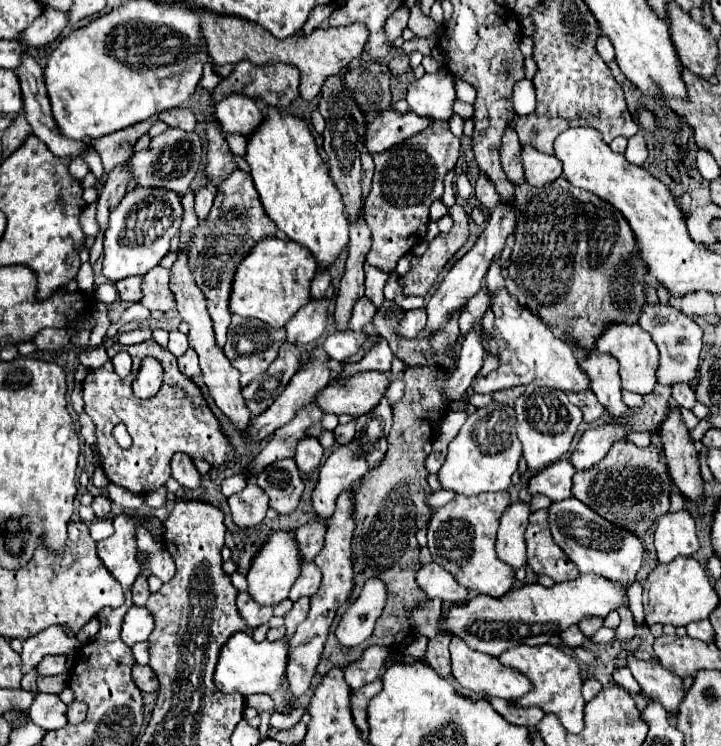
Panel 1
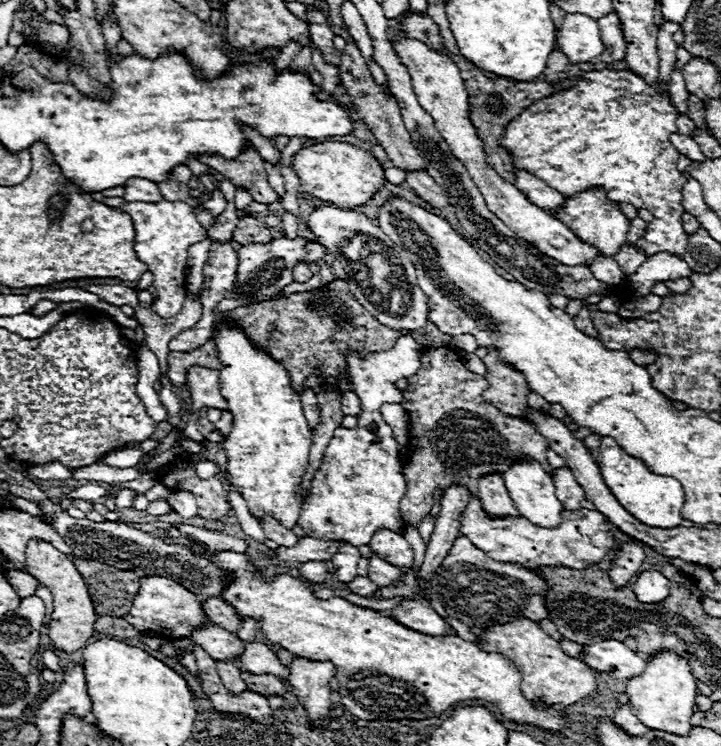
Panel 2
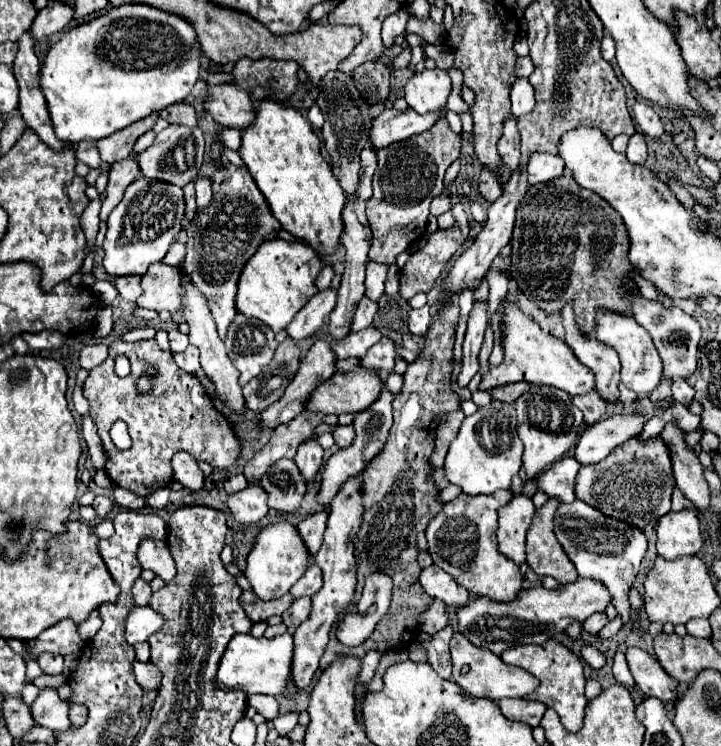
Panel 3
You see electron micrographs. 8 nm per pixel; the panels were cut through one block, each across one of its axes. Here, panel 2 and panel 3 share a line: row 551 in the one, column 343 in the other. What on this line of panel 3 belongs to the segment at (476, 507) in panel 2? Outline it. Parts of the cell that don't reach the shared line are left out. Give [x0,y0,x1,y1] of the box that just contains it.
[292,476,362,688]

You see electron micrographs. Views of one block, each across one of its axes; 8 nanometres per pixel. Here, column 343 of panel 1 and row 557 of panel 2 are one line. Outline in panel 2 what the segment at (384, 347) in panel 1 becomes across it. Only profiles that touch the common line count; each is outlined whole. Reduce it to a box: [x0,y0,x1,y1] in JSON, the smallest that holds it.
[368,556,404,586]

